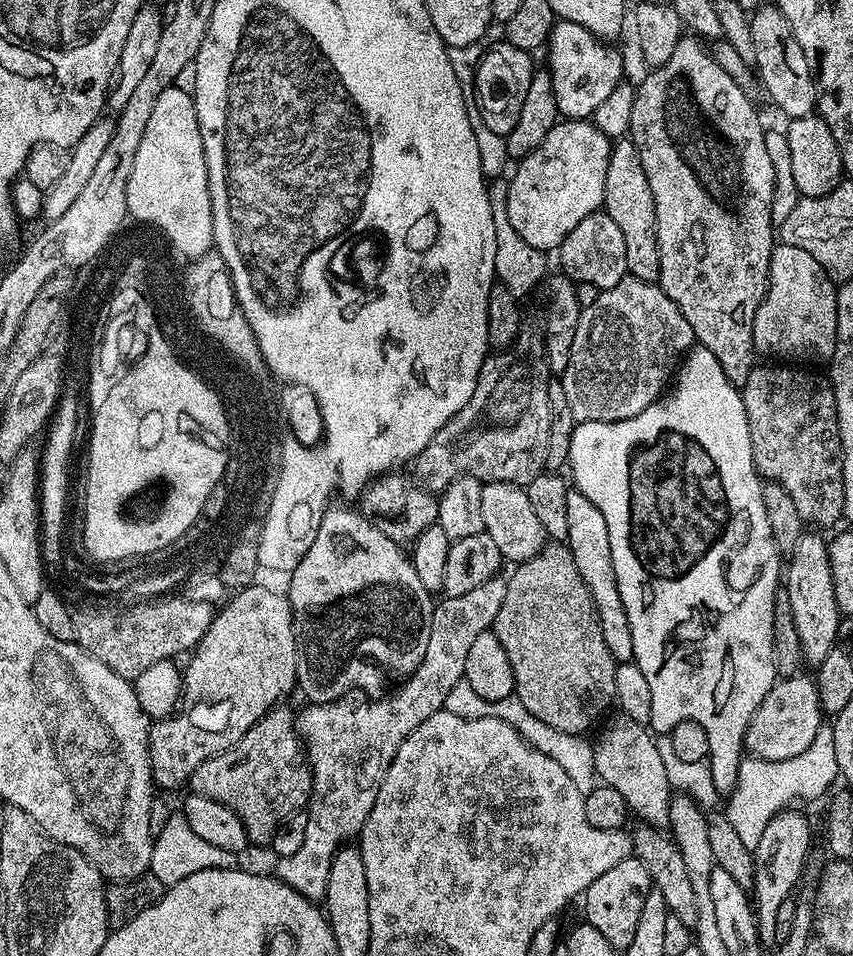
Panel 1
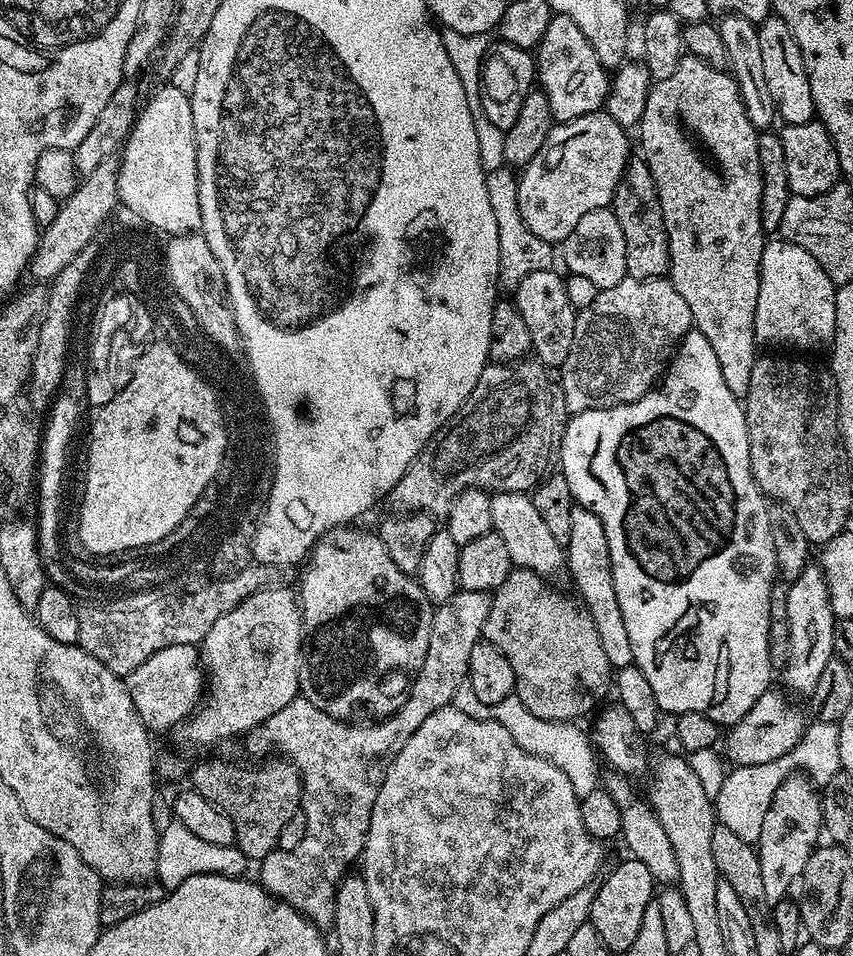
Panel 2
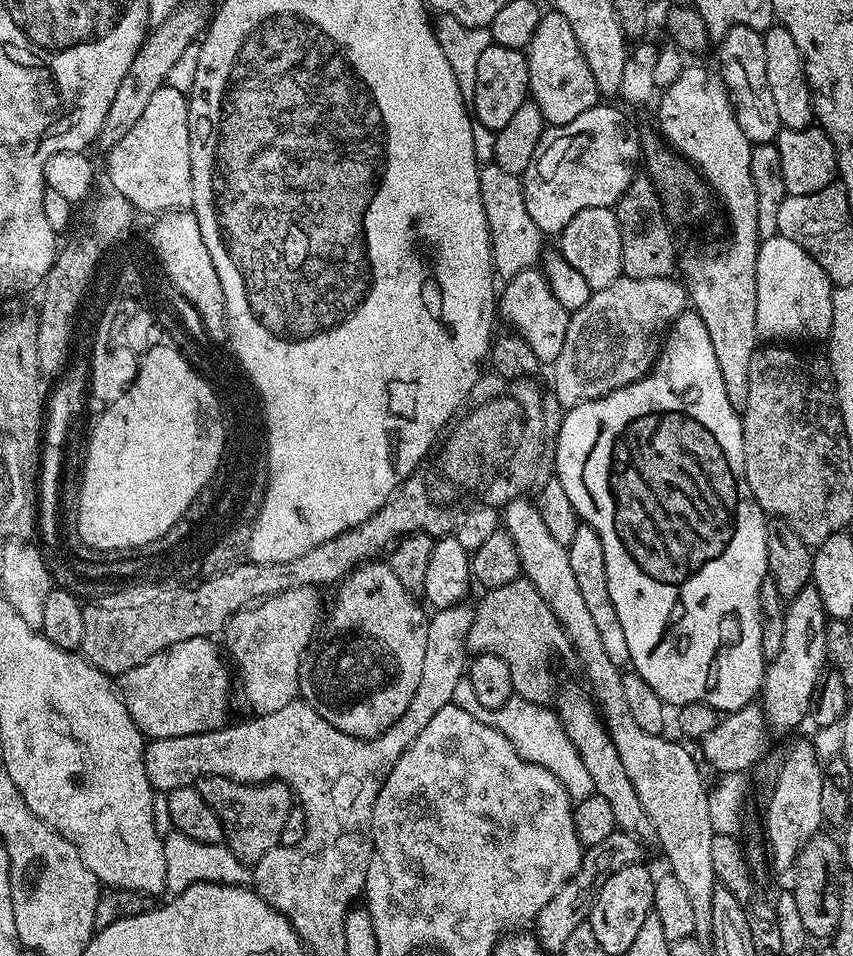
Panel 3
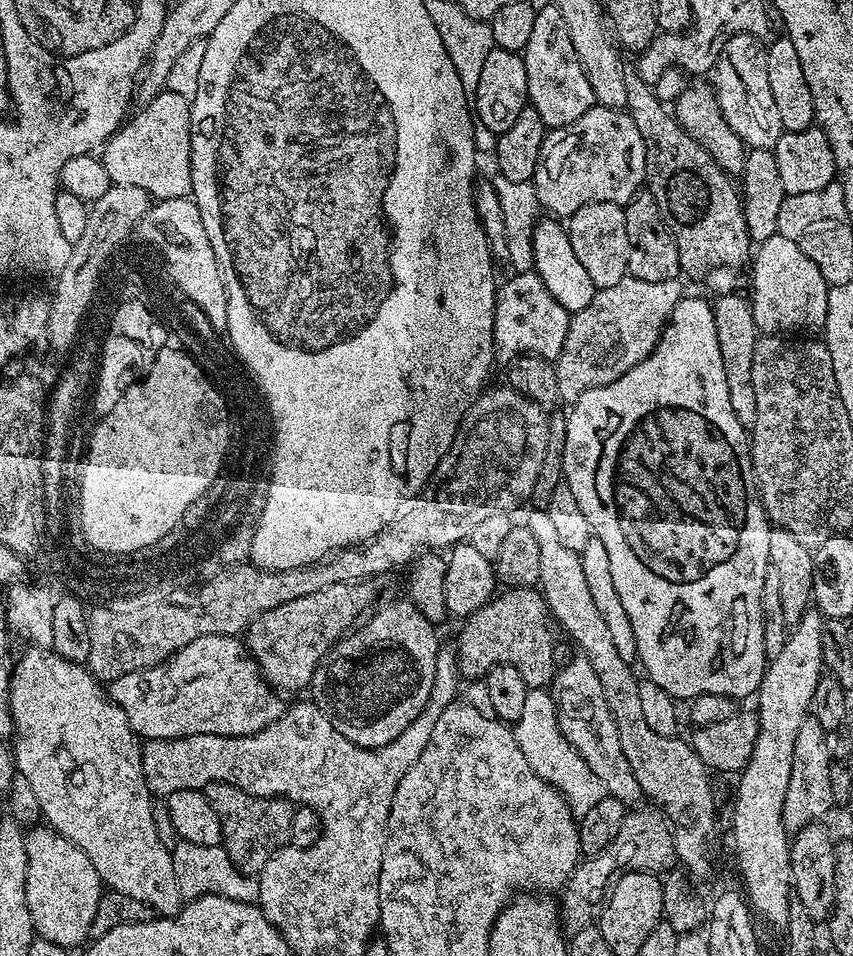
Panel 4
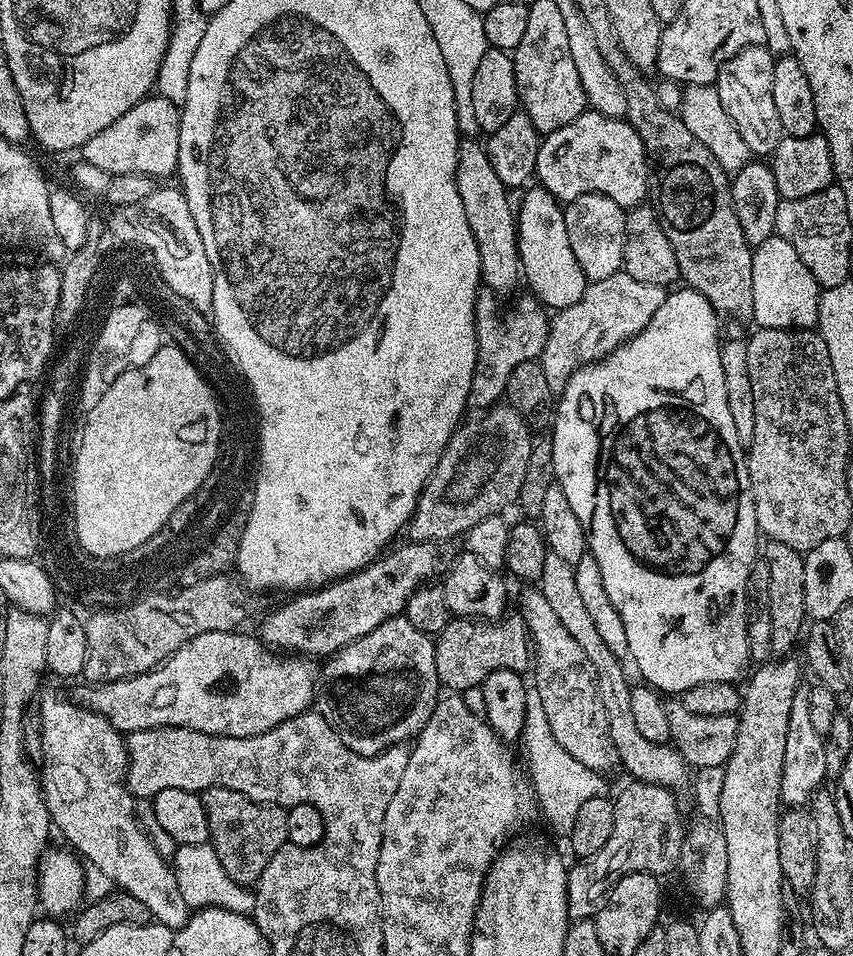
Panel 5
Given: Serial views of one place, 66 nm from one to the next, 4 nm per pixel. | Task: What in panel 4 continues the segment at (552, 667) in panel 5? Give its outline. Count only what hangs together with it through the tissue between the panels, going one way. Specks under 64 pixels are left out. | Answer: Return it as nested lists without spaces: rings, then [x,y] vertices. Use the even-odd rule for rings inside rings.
[[[575,658],[560,669],[555,669],[550,680],[552,710],[556,714],[556,726],[565,742],[571,746],[590,766],[590,774],[598,778],[601,789],[607,795],[621,802],[641,799],[642,793],[622,750],[616,741],[616,728],[612,725],[610,714],[606,710],[606,702],[600,693],[596,676],[589,670],[583,658]]]

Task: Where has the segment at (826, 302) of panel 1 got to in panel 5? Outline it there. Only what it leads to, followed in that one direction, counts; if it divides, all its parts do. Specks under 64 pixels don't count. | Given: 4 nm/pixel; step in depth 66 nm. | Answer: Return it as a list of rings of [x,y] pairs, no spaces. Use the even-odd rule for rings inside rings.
[[[772,235],[769,240],[755,245],[752,254],[754,270],[754,314],[752,320],[761,328],[807,328],[817,327],[818,298],[821,287],[806,270],[806,262],[798,258],[794,246],[781,236]]]

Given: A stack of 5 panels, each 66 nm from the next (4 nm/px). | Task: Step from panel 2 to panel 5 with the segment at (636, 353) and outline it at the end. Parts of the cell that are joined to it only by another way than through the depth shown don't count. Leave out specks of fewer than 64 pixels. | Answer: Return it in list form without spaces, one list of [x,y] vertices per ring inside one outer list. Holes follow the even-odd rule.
[[[623,270],[614,273],[610,278],[591,281],[573,304],[568,304],[565,309],[557,311],[551,317],[548,325],[546,346],[538,357],[538,363],[542,366],[542,374],[546,374],[546,382],[550,382],[552,391],[557,394],[563,392],[566,382],[579,368],[603,360],[626,341],[634,339],[650,322],[650,318],[654,318],[654,310],[662,306],[665,295],[666,289],[662,286],[650,286],[650,282],[638,282],[638,278],[630,278],[630,274],[626,274]]]

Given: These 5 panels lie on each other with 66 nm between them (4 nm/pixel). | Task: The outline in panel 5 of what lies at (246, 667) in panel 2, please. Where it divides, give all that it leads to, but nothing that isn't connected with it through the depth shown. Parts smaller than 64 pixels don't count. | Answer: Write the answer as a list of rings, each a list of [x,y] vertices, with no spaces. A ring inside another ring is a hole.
[[[407,542],[408,544],[404,544],[401,548],[393,547],[391,551],[392,553],[389,556],[387,554],[381,555],[379,558],[376,558],[369,563],[367,568],[361,568],[359,570],[353,571],[351,576],[342,576],[332,581],[331,584],[325,584],[323,586],[317,587],[315,590],[304,590],[299,594],[293,595],[291,598],[285,599],[288,600],[285,602],[281,608],[276,608],[272,613],[269,614],[268,617],[265,618],[264,621],[260,624],[260,632],[258,631],[259,639],[263,640],[265,644],[268,645],[269,648],[273,650],[283,650],[288,654],[303,654],[308,658],[327,658],[332,655],[333,652],[338,652],[340,649],[347,646],[351,640],[357,640],[358,638],[362,638],[366,634],[370,634],[370,630],[374,630],[378,627],[382,622],[386,622],[390,618],[394,616],[401,615],[405,606],[408,605],[408,600],[410,597],[416,593],[417,588],[427,585],[429,583],[428,580],[432,575],[435,574],[436,571],[440,568],[440,552],[435,543],[432,542]]]

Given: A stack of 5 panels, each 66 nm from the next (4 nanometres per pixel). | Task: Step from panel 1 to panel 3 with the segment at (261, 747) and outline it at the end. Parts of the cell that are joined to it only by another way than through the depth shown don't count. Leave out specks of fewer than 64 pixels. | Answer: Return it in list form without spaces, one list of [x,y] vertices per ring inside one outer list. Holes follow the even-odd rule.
[[[203,776],[194,786],[202,798],[206,798],[214,814],[218,814],[224,827],[224,840],[242,863],[255,866],[265,852],[279,845],[282,826],[286,826],[286,818],[290,818],[294,806],[294,792],[289,785],[278,780],[266,784],[243,784],[225,776]]]

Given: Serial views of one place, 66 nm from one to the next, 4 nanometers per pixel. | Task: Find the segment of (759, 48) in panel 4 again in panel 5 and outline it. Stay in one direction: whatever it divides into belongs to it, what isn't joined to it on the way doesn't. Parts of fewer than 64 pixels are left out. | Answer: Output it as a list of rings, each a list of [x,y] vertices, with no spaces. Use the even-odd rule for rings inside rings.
[[[763,44],[746,46],[734,54],[718,70],[714,87],[718,98],[722,98],[722,110],[734,122],[738,134],[746,141],[746,146],[757,157],[771,157],[772,151],[784,137],[782,122],[778,122],[778,110],[774,107],[774,66],[777,57]]]

